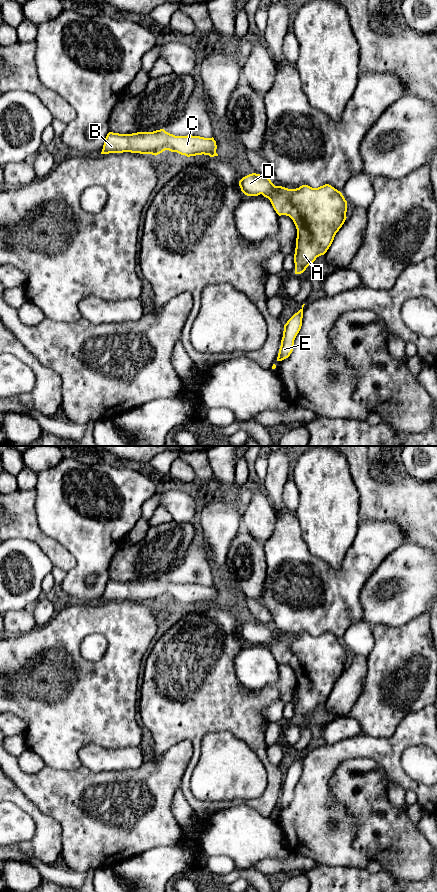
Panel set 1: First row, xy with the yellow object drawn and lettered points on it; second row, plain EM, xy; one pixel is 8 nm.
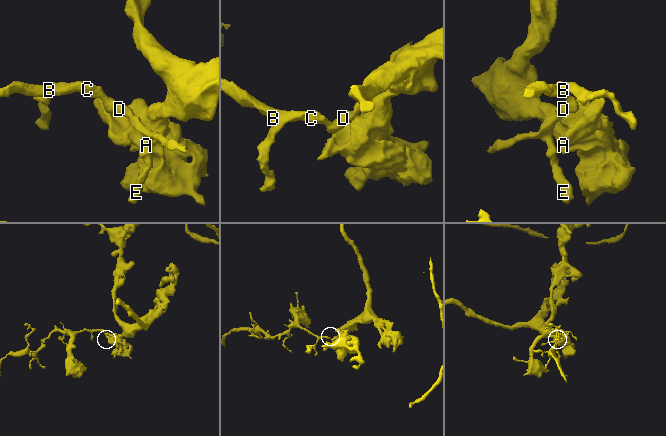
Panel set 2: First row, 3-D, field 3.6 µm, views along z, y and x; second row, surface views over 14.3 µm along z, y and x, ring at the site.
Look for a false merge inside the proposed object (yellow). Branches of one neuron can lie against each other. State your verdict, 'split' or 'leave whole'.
split

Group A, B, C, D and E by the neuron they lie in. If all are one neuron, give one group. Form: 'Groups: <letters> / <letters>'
Groups: A / B C D E

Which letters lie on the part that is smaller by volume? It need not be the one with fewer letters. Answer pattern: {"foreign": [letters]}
{"foreign": ["B", "C", "D", "E"]}

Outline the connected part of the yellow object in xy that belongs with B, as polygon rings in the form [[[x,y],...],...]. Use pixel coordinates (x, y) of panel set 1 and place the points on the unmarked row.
[[[164,577],[153,580],[119,582],[109,580],[105,586],[101,602],[140,601],[158,603],[165,598],[177,600],[187,605],[196,603],[218,604],[214,586],[200,584],[175,584]]]

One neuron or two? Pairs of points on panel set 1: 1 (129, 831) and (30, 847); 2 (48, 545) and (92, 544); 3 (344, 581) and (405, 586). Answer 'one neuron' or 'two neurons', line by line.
1: two neurons
2: two neurons
3: two neurons

